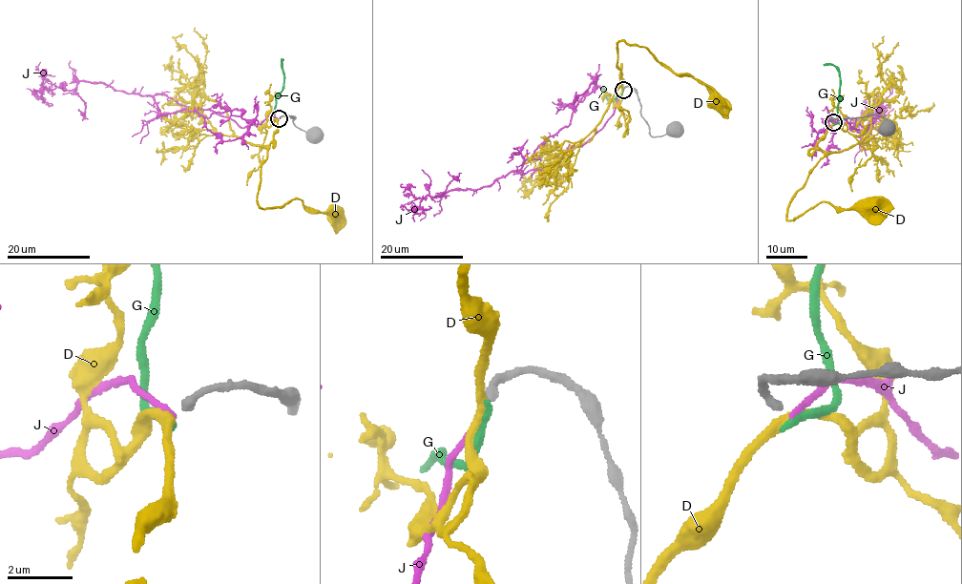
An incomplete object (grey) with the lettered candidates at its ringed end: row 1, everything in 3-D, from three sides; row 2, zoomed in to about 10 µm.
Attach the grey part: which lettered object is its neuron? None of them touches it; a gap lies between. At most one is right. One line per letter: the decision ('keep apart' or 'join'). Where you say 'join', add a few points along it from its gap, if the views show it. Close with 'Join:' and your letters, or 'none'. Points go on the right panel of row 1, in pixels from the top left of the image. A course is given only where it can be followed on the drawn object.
D: keep apart
G: keep apart
J: keep apart
Join: none

